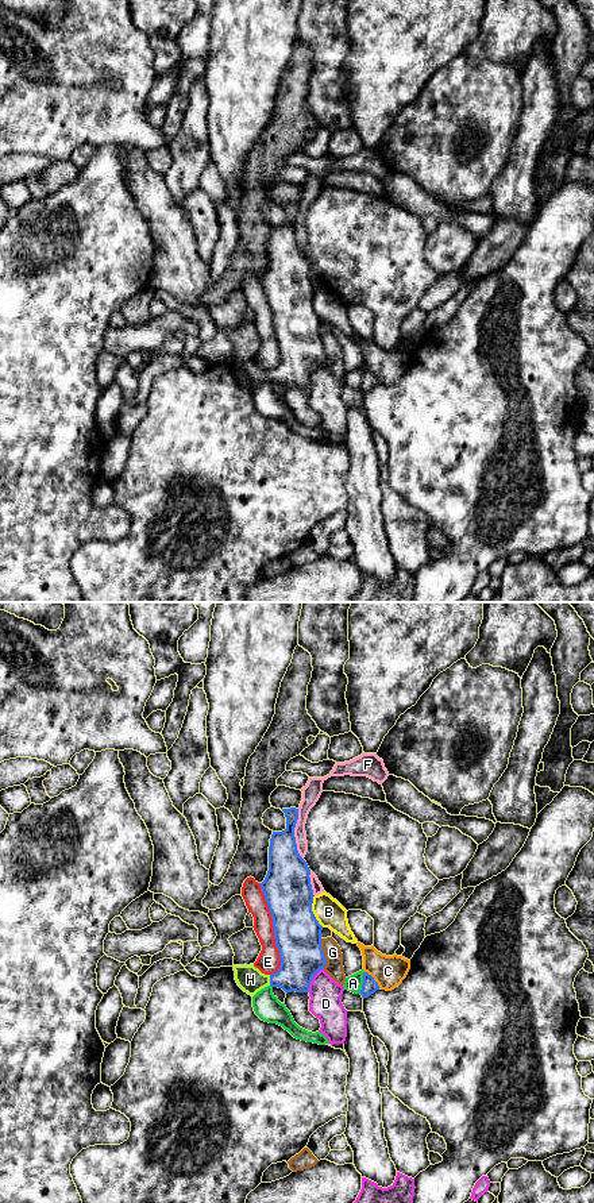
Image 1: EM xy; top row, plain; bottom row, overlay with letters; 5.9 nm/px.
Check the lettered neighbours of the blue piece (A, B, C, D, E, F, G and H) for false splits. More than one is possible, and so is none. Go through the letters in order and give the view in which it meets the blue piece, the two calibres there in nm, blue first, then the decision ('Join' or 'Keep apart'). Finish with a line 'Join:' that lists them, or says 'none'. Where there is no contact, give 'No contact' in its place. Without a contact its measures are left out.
A: Touches blue in xy. Thickness 90 nm (blue) against 100 nm. Keep apart
B: Touches blue in xy. Thickness 280 nm (blue) against 170 nm. Keep apart
C: Touches blue in xy. Thickness 90 nm (blue) against 190 nm. Keep apart
D: Touches blue in xy. Thickness 260 nm (blue) against 190 nm. Keep apart
E: Touches blue in xy. Thickness 280 nm (blue) against 140 nm. Keep apart
F: Touches blue in xy. Thickness 240 nm (blue) against 100 nm. Keep apart
G: Touches blue in xy. Thickness 280 nm (blue) against 110 nm. Keep apart
H: Touches blue in xy. Thickness 260 nm (blue) against 160 nm. Join
Join: H

